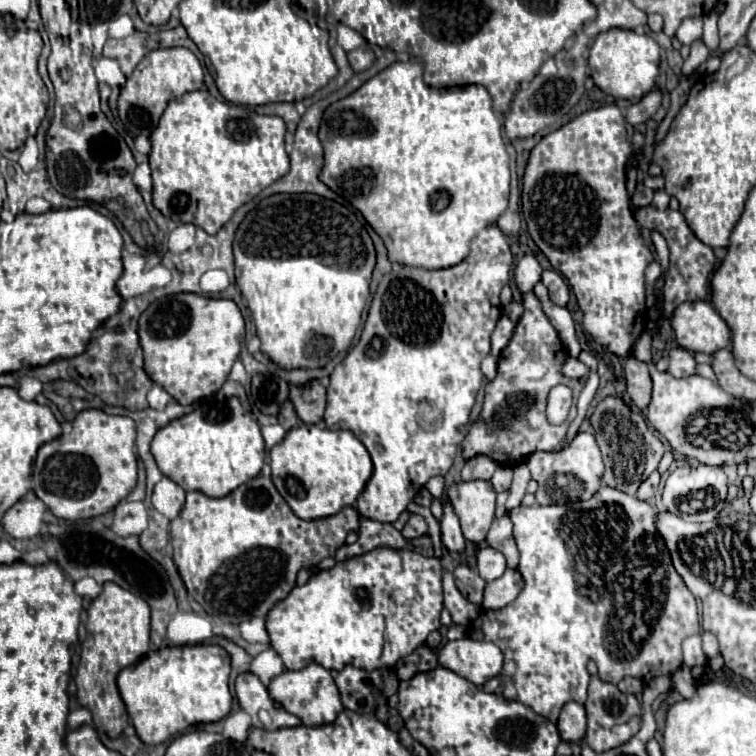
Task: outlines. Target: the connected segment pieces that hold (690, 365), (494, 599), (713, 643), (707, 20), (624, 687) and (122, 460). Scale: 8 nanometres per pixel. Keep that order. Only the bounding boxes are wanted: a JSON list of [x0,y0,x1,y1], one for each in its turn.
[[669,348,697,378],[483,568,523,608],[703,632,719,660],[701,10,719,52],[617,678,643,696],[33,410,137,520]]

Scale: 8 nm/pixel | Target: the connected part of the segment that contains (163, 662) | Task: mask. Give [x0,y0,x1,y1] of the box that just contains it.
[117,644,233,744]

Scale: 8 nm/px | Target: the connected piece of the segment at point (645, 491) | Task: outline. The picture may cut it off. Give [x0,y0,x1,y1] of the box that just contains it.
[637,472,659,500]

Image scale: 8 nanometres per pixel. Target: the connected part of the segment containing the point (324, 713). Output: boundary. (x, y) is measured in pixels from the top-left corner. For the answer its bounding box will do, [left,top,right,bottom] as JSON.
[269,664,343,726]

